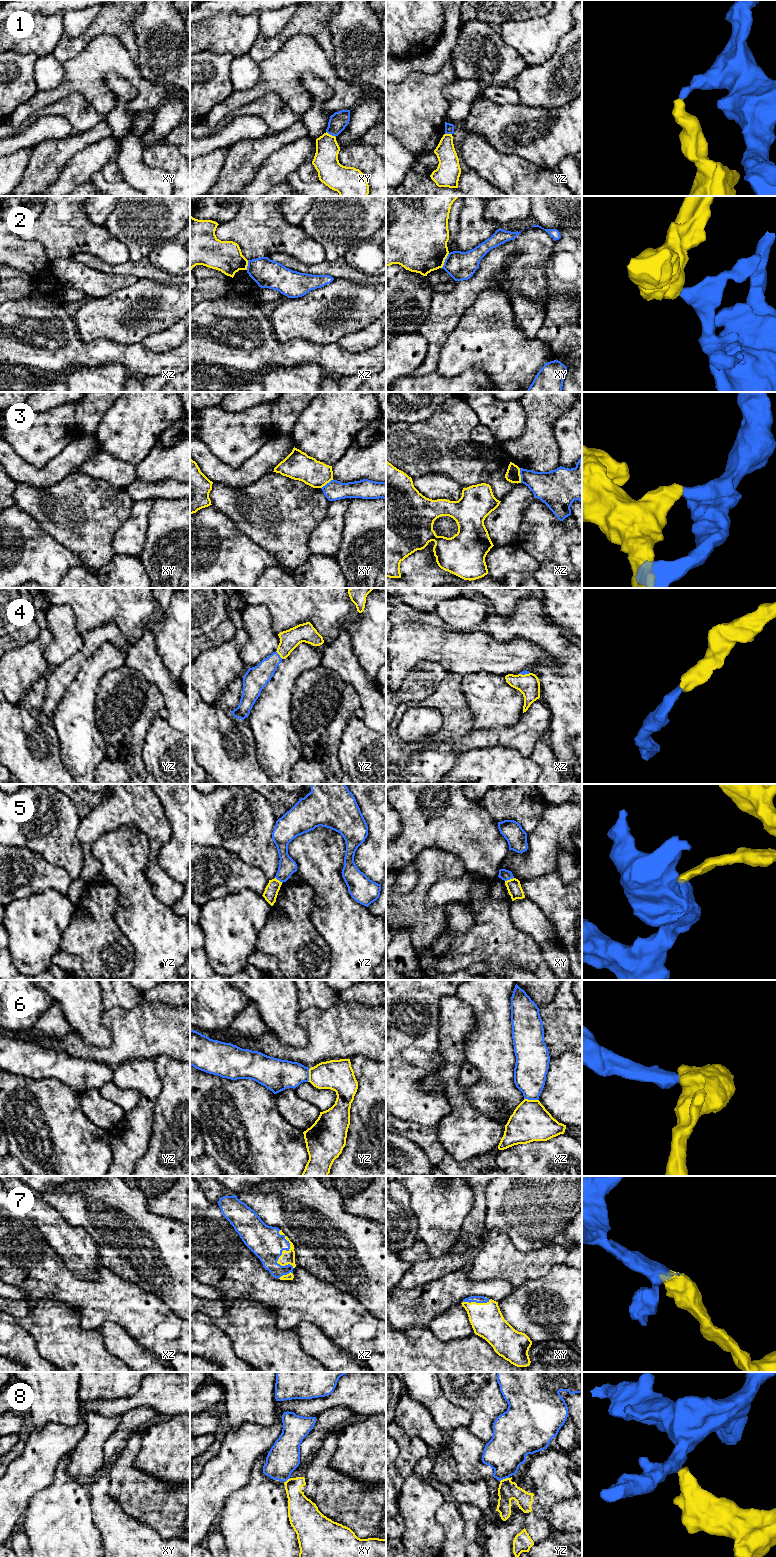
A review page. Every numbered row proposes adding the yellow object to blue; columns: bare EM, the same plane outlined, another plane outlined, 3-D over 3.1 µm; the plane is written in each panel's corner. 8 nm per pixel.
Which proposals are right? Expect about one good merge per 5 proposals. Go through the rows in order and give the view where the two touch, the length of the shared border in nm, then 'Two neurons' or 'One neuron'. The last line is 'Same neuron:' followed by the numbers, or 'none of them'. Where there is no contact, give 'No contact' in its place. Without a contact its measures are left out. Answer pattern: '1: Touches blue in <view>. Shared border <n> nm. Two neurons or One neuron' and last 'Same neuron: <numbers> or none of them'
1: Touches blue in xy. Shared border 90 nm. Two neurons
2: Touches blue in xy. Shared border 140 nm. Two neurons
3: Touches blue in xz. Shared border 120 nm. Two neurons
4: Touches blue in yz. Shared border 80 nm. One neuron
5: Touches blue in xy. Shared border 80 nm. Two neurons
6: Touches blue in yz. Shared border 110 nm. Two neurons
7: Touches blue in xz. Shared border 340 nm. One neuron
8: Touches blue in yz. Shared border 80 nm. Two neurons
Same neuron: 4, 7

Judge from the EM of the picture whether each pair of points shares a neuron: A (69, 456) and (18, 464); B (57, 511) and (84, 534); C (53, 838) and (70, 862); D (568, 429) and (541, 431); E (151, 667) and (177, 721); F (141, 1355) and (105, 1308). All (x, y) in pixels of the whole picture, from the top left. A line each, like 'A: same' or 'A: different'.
A: same
B: same
C: same
D: different
E: same
F: different

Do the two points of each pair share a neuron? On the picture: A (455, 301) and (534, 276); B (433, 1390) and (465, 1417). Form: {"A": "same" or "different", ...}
{"A": "same", "B": "same"}

